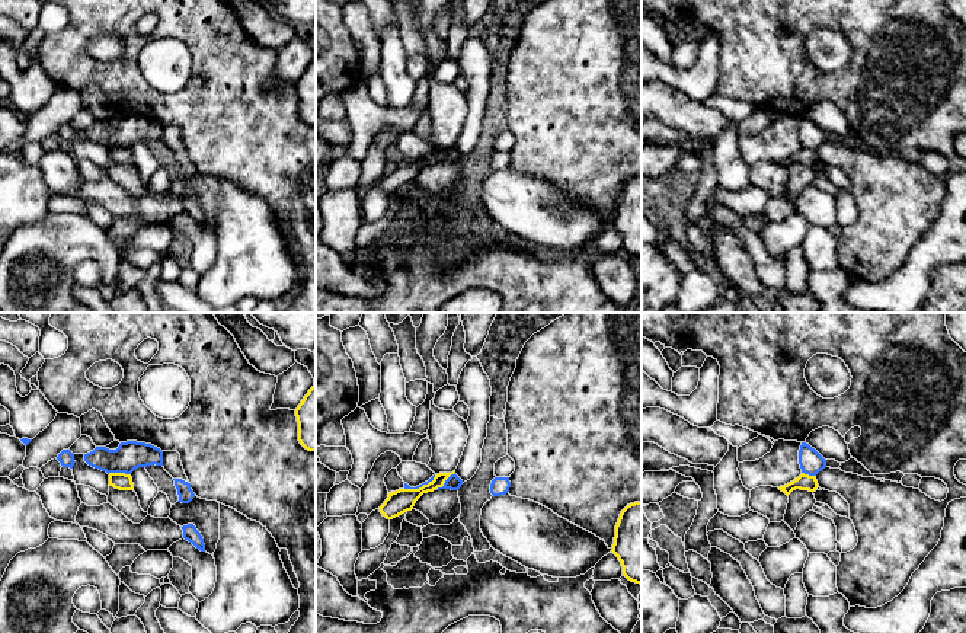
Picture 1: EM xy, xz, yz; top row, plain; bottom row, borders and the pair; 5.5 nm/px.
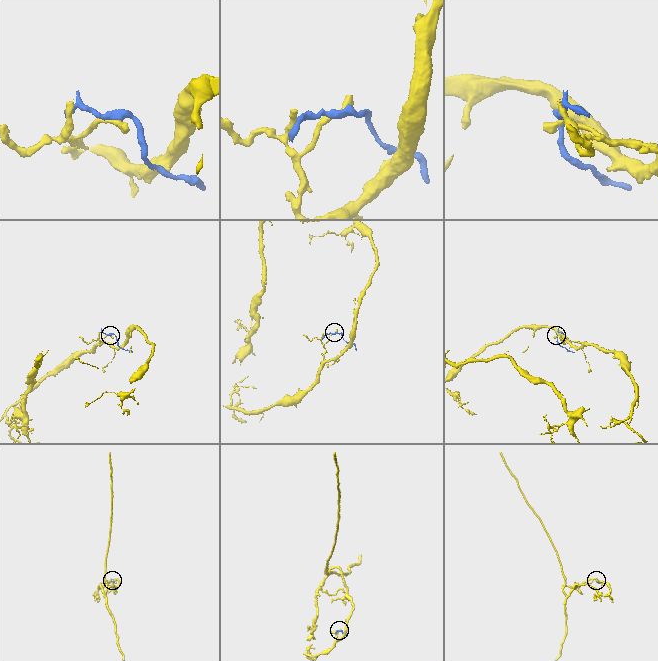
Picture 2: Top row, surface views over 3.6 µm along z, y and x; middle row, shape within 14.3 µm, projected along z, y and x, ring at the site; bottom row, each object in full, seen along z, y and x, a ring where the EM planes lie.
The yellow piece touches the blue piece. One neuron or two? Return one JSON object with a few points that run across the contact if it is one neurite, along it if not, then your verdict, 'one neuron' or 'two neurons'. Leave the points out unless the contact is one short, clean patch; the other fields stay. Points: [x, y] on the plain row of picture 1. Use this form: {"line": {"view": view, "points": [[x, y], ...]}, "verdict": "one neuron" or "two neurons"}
{"line": {"view": "xy", "points": [[108, 147], [130, 149]]}, "verdict": "two neurons"}

